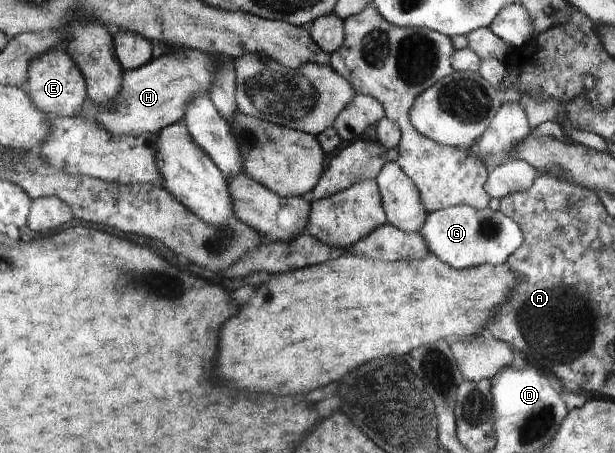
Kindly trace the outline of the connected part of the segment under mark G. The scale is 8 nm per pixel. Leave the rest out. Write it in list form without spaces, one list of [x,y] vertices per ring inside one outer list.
[[[467,205],[432,212],[419,232],[423,234],[432,254],[459,270],[480,265],[502,265],[516,249],[522,247],[526,239],[522,227],[507,214],[500,210],[479,210]]]

